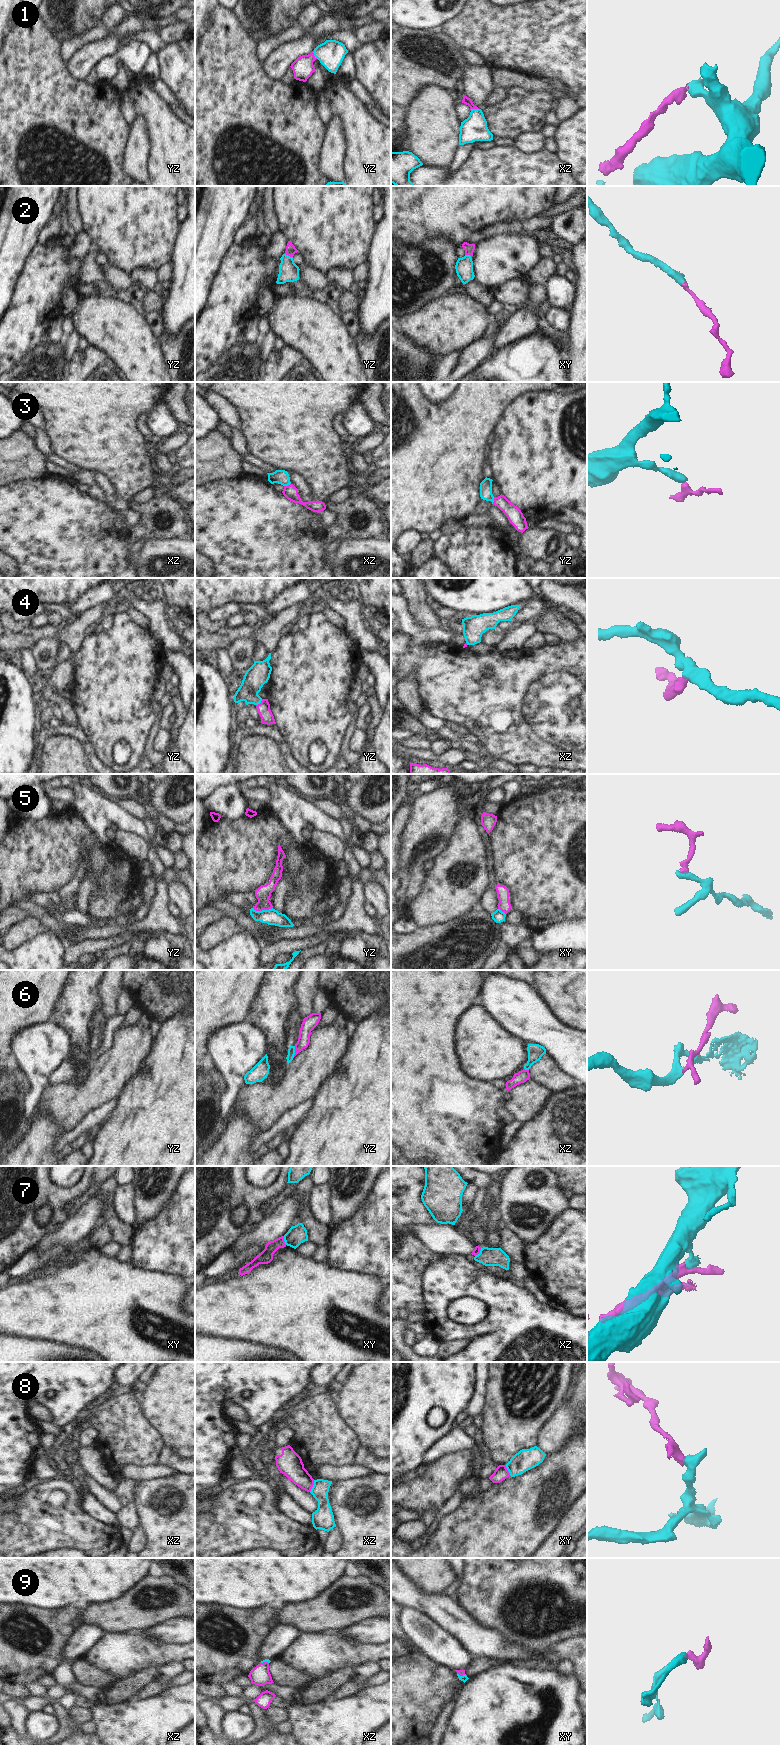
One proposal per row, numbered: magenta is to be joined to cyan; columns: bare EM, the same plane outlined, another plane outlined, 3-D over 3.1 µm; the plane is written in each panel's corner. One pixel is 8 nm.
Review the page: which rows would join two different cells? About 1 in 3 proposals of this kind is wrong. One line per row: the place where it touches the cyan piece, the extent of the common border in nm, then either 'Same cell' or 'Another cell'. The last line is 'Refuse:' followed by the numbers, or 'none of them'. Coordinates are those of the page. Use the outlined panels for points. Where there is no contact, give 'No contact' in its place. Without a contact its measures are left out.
1: Touches cyan at yz (314, 54). Shared border 80 nm. Same cell
2: Touches cyan at yz (287, 255). Shared border 80 nm. Same cell
3: Touches cyan at xz (287, 485). Shared border 60 nm. Same cell
4: Touches cyan at yz (259, 703). Shared border 80 nm. Same cell
5: Touches cyan at yz (262, 910). Shared border 160 nm. Another cell
6: Touches cyan at yz (294, 1051). Shared border 90 nm. Same cell
7: Touches cyan at xy (284, 1240). Shared border 80 nm. Another cell
8: Touches cyan at xz (313, 1486). Shared border 100 nm. Another cell
9: Touches cyan at xy (461, 1676). Shared border 70 nm. Same cell
Refuse: 5, 7, 8

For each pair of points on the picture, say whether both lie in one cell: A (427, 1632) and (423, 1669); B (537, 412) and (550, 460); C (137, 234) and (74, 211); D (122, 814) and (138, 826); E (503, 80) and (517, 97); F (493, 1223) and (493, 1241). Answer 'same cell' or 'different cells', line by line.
A: different cells
B: same cell
C: different cells
D: same cell
E: different cells
F: same cell

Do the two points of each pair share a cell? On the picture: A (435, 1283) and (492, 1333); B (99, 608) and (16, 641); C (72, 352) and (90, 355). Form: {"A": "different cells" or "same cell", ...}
{"A": "same cell", "B": "same cell", "C": "different cells"}

